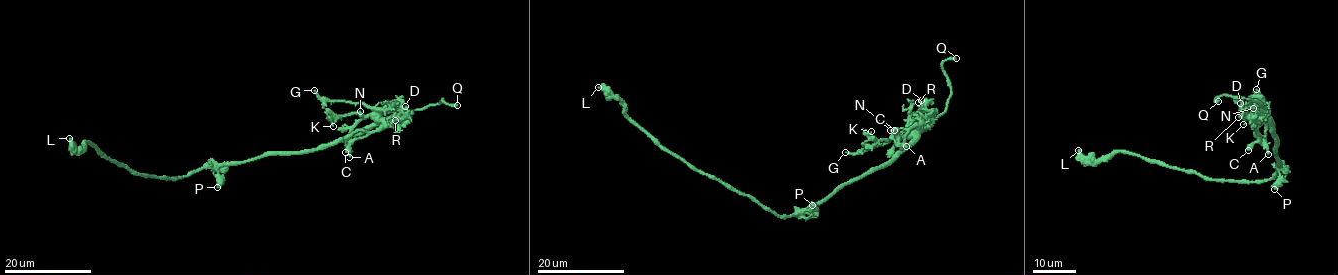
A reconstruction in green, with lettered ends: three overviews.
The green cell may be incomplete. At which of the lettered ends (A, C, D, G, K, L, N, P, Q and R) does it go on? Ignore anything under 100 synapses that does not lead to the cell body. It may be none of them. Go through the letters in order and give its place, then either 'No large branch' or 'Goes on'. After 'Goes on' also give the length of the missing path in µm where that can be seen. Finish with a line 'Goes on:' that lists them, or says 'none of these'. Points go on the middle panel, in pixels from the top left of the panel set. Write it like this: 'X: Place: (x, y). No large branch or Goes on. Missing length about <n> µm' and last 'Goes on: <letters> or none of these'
A: Place: (906, 146). No large branch
C: Place: (894, 130). No large branch
D: Place: (921, 100). No large branch
G: Place: (845, 152). No large branch
K: Place: (871, 131). No large branch
L: Place: (598, 87). No large branch
N: Place: (890, 130). No large branch
P: Place: (812, 205). No large branch
Q: Place: (956, 58). Goes on. Missing length about 40 µm
R: Place: (918, 102). No large branch
Goes on: Q

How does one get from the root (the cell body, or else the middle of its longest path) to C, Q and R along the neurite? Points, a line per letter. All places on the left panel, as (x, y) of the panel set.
C: (225, 164), (243, 163), (268, 154), (307, 153), (350, 137), (375, 122), (382, 123), (355, 139), (345, 152)
Q: (225, 164), (243, 163), (268, 154), (307, 153), (375, 126), (389, 116), (443, 103), (443, 99), (457, 105)
R: (225, 164), (243, 163), (268, 154), (307, 153), (350, 137), (375, 122), (388, 124), (395, 120)

